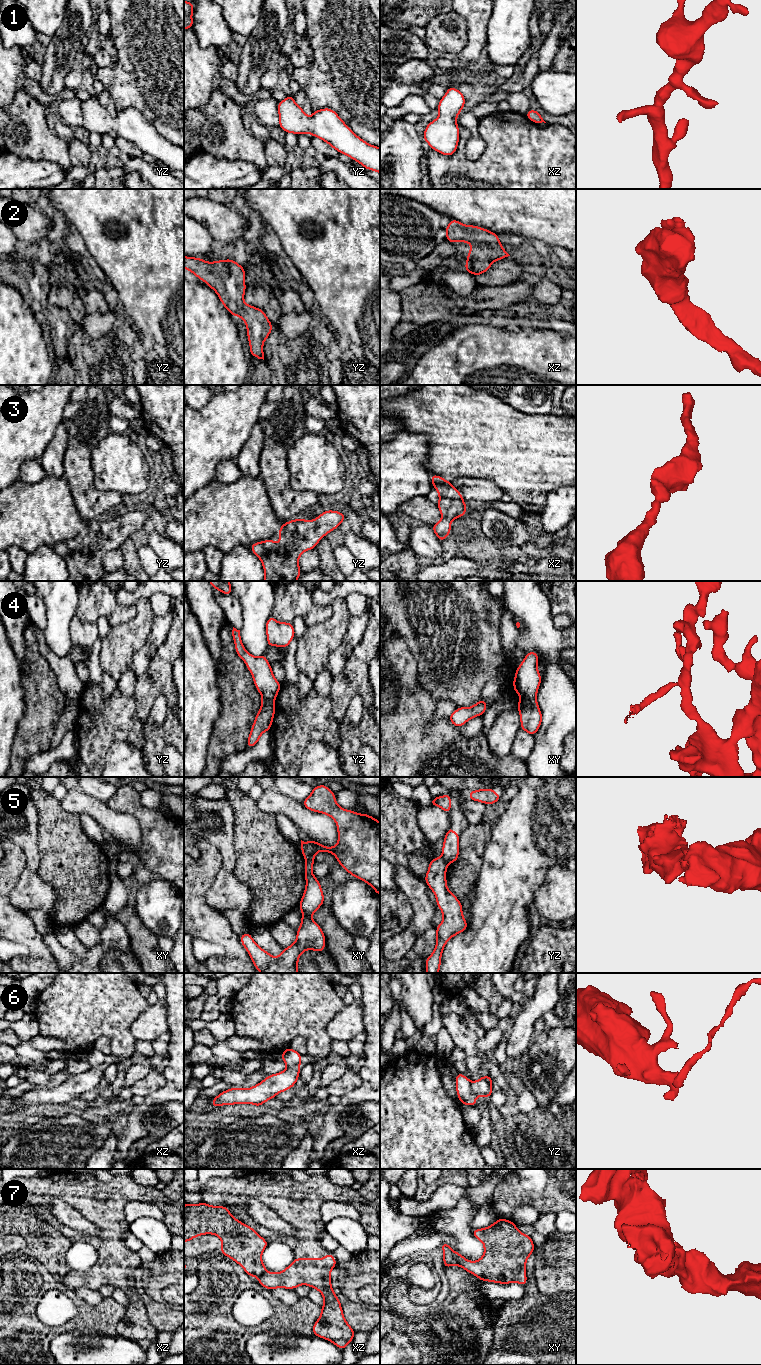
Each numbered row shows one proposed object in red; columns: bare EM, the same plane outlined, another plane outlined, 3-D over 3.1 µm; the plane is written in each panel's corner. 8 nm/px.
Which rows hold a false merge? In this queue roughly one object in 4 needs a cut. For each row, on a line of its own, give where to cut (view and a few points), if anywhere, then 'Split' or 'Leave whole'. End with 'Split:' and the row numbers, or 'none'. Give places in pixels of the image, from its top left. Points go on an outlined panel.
1: No split. Leave whole
2: No split. Leave whole
3: No split. Leave whole
4: Split along xy (521, 698), (535, 699). Split
5: Split along xy (305, 857), (313, 861). Split
6: Split along yz (470, 1082), (470, 1087), (476, 1095). Split
7: Split along xy (453, 1251), (454, 1258), (461, 1266). Split
Split: 4, 5, 6, 7

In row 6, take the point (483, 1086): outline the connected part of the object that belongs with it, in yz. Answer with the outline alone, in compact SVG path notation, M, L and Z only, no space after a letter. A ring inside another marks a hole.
M484 1075L480 1079L471 1082L471 1088L474 1094L482 1096L484 1099L491 1096L493 1093L492 1089L492 1078L489 1075Z

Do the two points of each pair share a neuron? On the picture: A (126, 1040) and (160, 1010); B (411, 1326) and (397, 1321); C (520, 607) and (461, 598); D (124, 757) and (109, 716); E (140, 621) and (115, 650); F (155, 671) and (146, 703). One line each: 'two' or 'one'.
A: two
B: one
C: two
D: two
E: one
F: one

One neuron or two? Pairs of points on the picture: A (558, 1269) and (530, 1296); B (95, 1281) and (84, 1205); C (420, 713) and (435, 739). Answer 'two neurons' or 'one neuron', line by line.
A: two neurons
B: one neuron
C: one neuron

